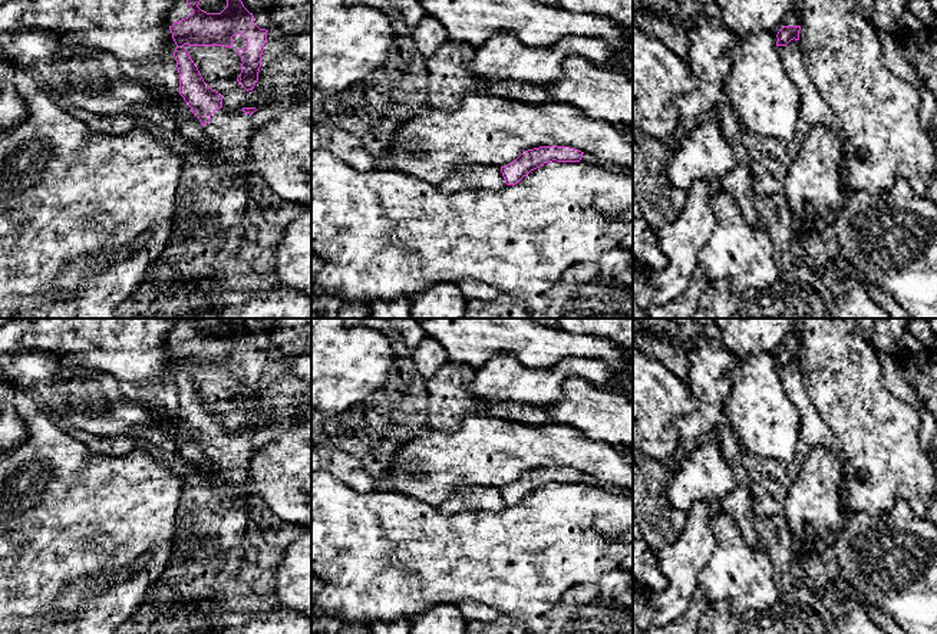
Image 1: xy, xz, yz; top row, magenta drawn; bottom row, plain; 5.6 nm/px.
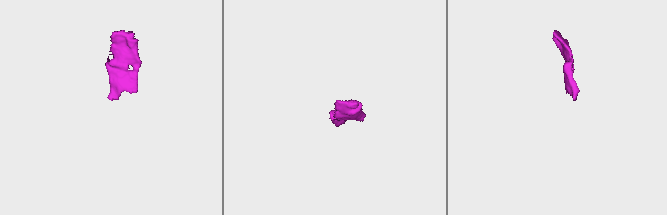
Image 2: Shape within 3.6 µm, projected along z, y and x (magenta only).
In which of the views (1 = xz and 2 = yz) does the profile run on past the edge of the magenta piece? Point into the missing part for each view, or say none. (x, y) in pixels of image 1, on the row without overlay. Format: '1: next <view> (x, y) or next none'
1: next none
2: next yz (794, 339)

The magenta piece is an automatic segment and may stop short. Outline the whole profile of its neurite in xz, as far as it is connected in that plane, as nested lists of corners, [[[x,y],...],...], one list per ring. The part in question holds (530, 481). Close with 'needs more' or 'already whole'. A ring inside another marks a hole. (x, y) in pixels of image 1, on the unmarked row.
[[[540,468],[524,472],[515,482],[501,488],[501,493],[507,506],[515,506],[531,492],[547,483],[580,483],[583,475],[584,473],[570,468]]] | already whole

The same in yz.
[[[796,328],[786,336],[785,347],[776,356],[776,367],[786,367],[791,361],[799,361],[802,337]]] | needs more

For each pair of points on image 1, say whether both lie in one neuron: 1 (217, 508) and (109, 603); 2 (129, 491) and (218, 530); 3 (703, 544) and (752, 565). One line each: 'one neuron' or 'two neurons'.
1: two neurons
2: two neurons
3: two neurons

